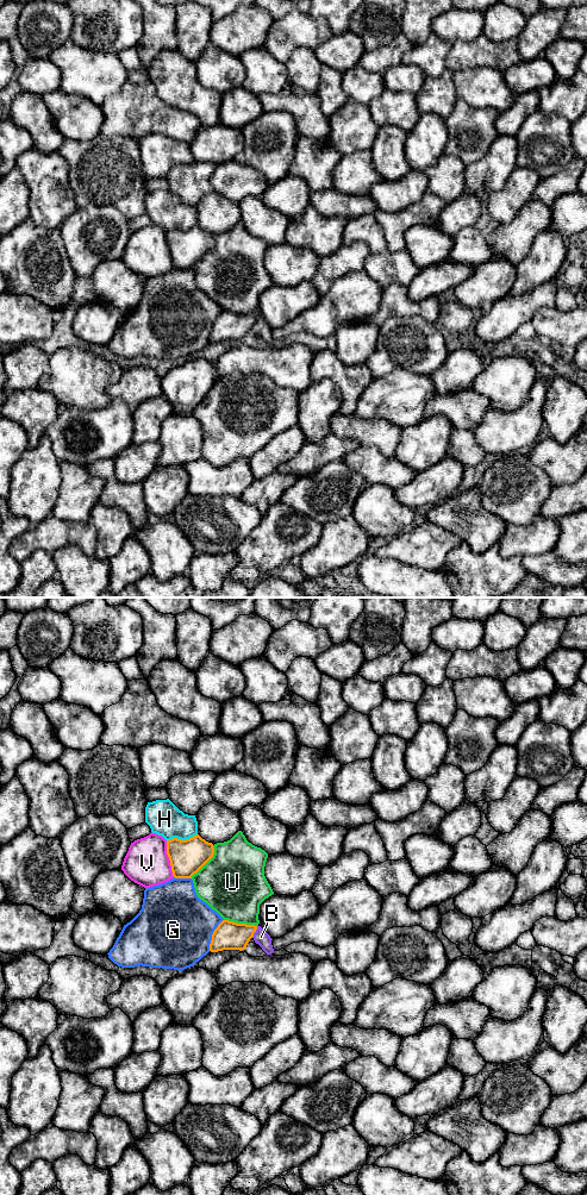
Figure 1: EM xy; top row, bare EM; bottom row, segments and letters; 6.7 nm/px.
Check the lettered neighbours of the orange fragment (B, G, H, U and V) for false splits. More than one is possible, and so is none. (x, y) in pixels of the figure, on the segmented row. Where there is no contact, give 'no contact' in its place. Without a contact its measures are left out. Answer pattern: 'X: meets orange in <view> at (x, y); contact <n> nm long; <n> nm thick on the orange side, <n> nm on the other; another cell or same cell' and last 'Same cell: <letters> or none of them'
B: meets orange in xy at (255, 931); contact 90 nm long; 190 nm thick on the orange side, 100 nm on the other; another cell
G: meets orange in xy at (212, 934); contact 240 nm long; 190 nm thick on the orange side, 500 nm on the other; another cell
H: meets orange in xy at (180, 839); contact 220 nm long; 240 nm thick on the orange side, 220 nm on the other; another cell
U: meets orange in xy at (206, 862); contact 280 nm long; 240 nm thick on the orange side, 440 nm on the other; another cell
V: meets orange in xy at (169, 859); contact 240 nm long; 240 nm thick on the orange side, 300 nm on the other; another cell
Same cell: none of them

